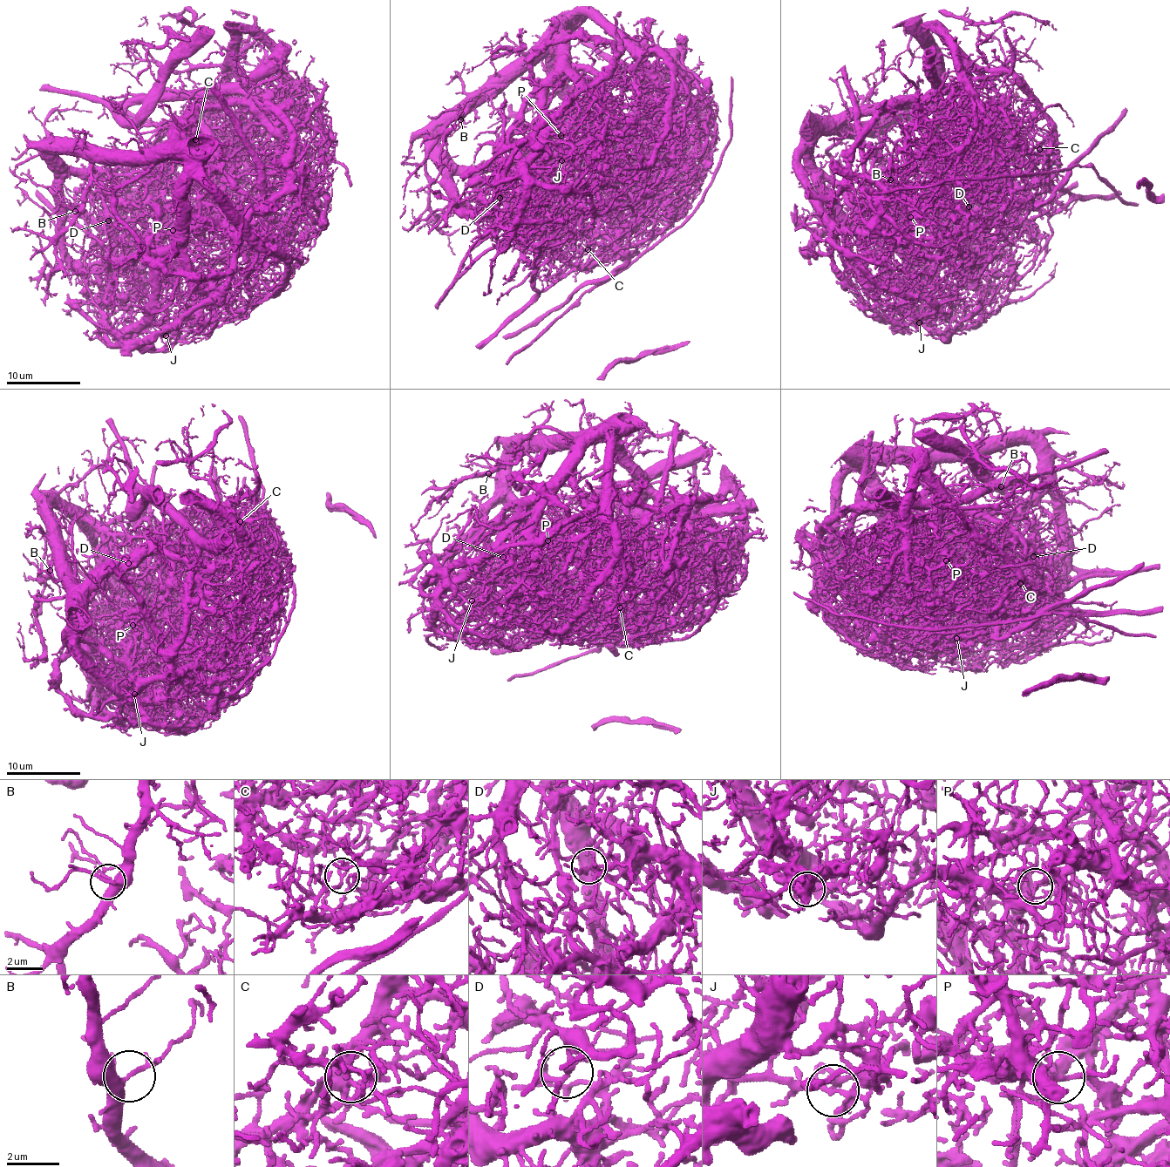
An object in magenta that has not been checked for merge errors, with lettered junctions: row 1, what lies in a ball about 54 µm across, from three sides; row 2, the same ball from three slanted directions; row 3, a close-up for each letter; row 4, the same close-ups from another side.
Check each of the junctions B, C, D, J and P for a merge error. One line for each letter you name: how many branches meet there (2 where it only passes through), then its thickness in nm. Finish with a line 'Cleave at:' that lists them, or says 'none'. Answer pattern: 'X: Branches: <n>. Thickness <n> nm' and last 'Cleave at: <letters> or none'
D: Branches: 4. Thickness 200 nm
J: Branches: 4. Thickness 140 nm
P: Branches: 3. Thickness 180 nm
Cleave at: D, J, P

